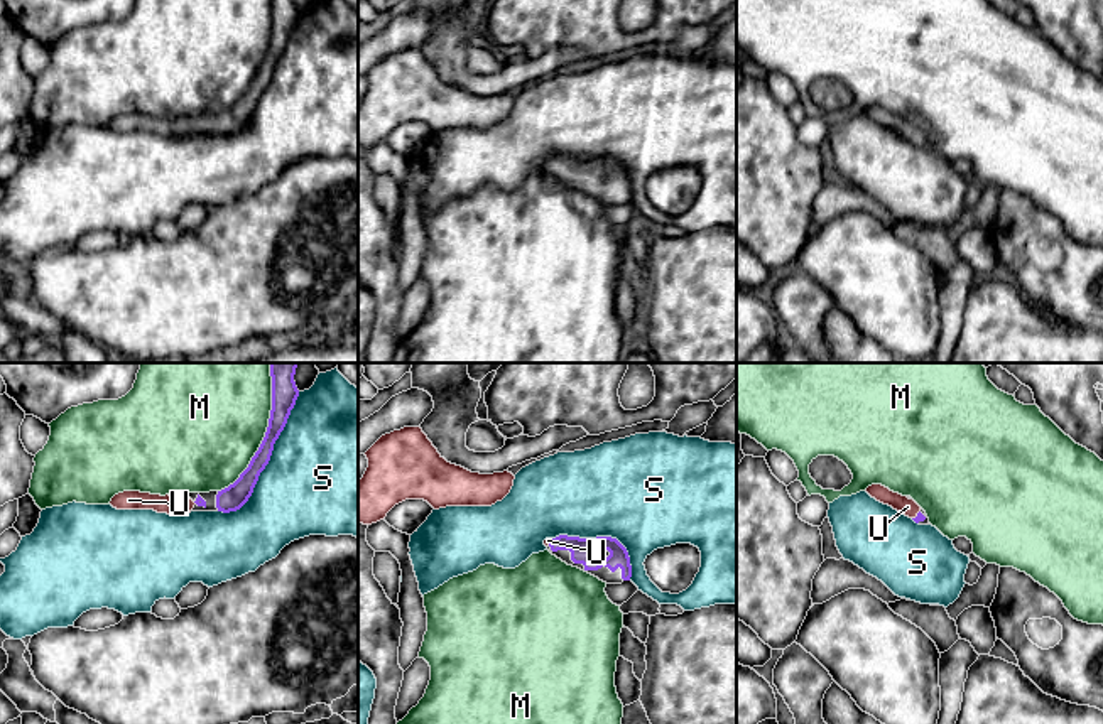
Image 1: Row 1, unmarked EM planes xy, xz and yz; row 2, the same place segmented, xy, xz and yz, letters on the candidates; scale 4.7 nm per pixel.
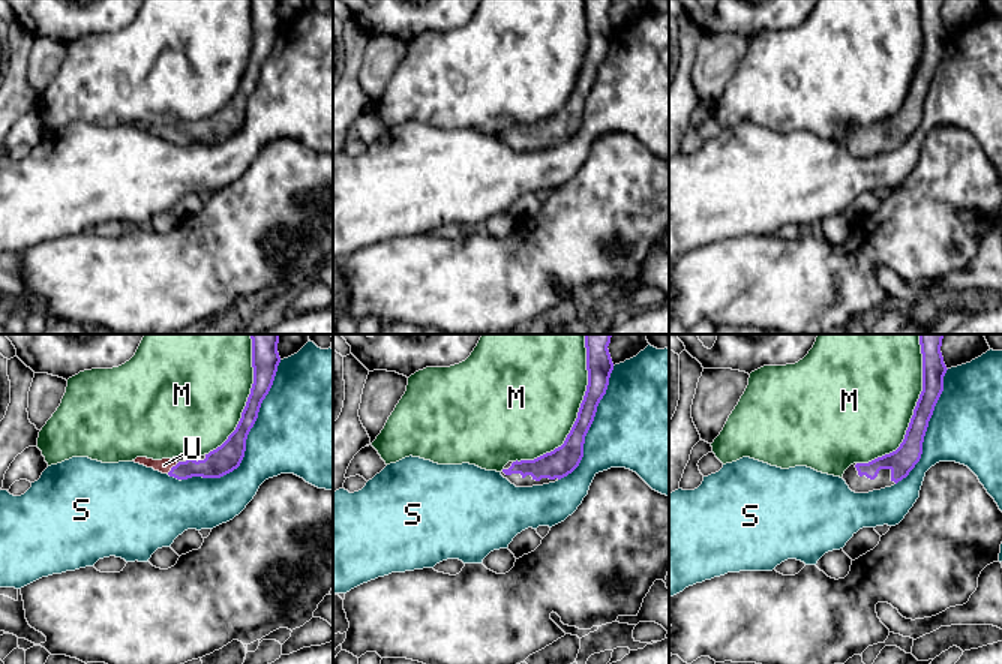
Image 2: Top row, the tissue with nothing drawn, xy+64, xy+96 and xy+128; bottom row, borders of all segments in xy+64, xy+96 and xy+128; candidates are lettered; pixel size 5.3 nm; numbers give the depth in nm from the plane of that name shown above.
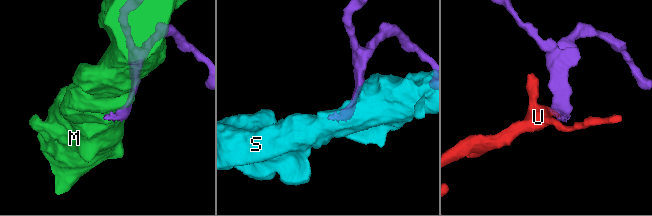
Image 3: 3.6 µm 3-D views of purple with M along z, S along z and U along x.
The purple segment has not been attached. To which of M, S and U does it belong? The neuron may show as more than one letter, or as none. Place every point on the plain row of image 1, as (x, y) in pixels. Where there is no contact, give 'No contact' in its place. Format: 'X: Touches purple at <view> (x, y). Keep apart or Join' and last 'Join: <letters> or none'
M: Touches purple at xy (264, 59). Keep apart
S: Touches purple at xy (269, 81). Keep apart
U: Touches purple at yz (918, 137). Join
Join: U

